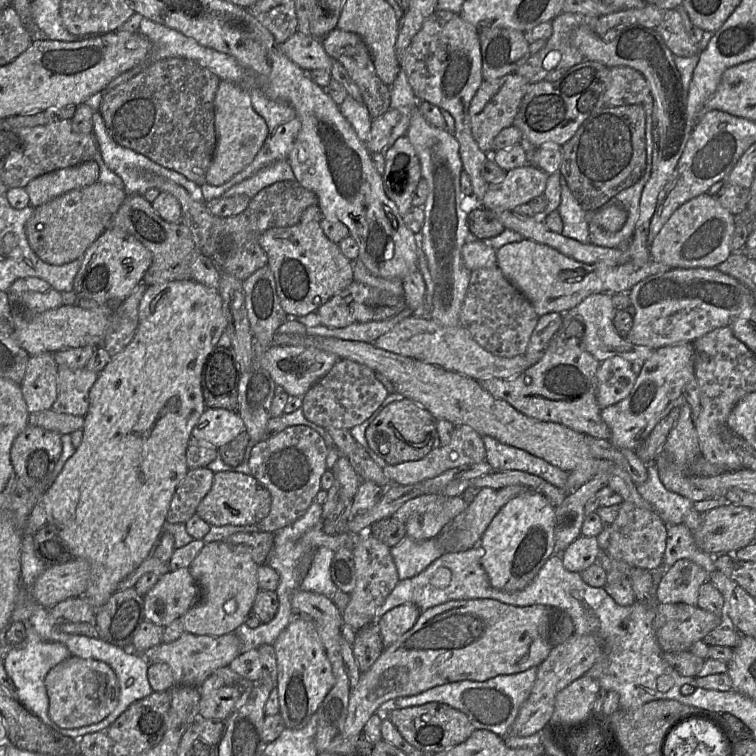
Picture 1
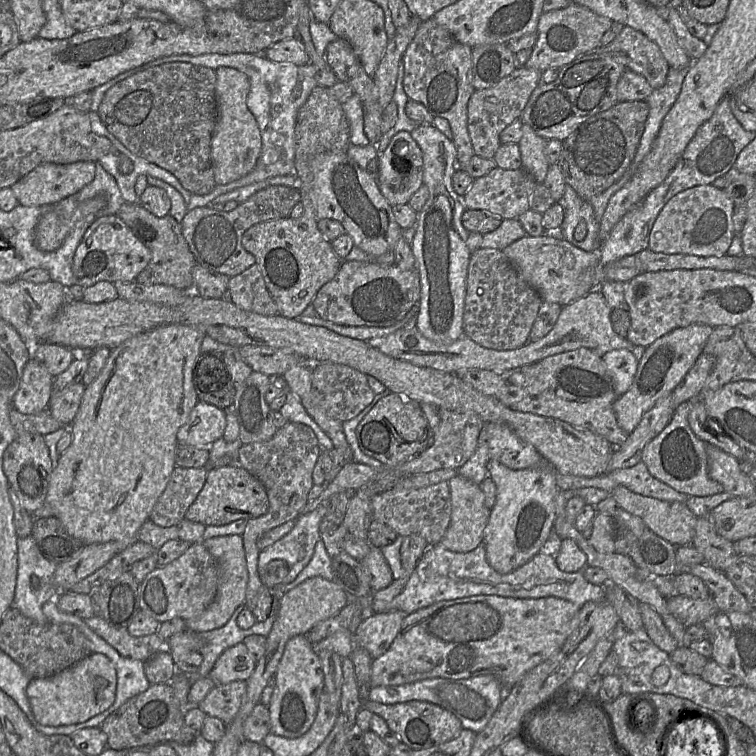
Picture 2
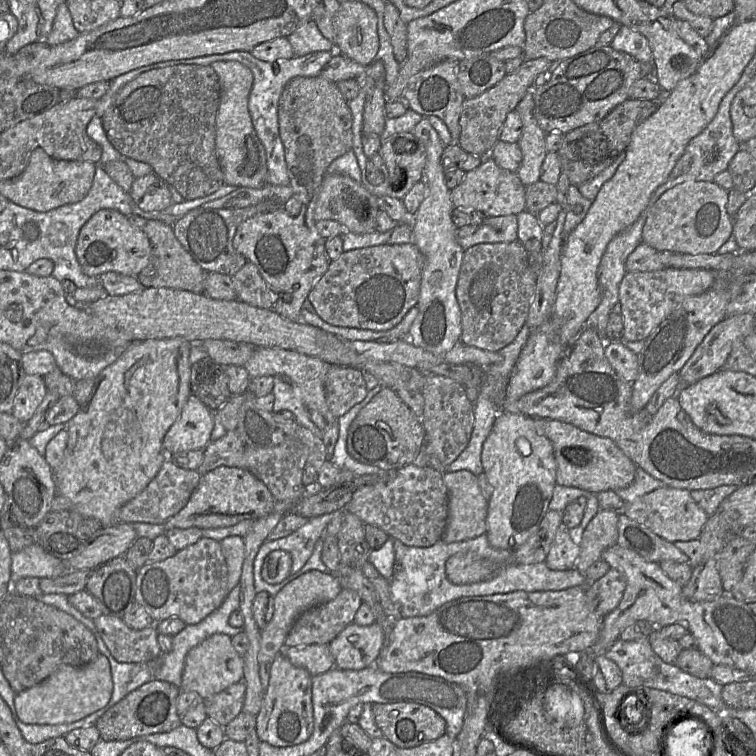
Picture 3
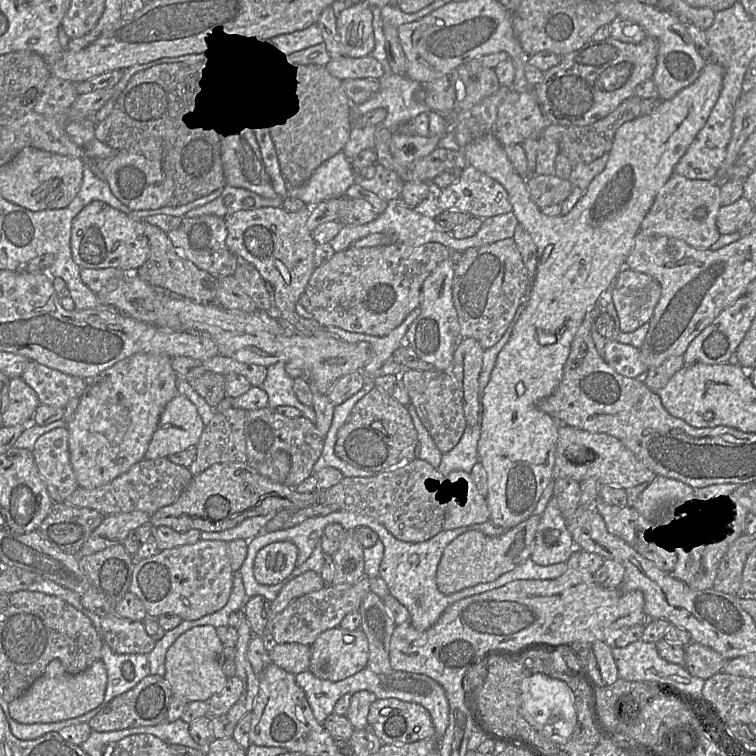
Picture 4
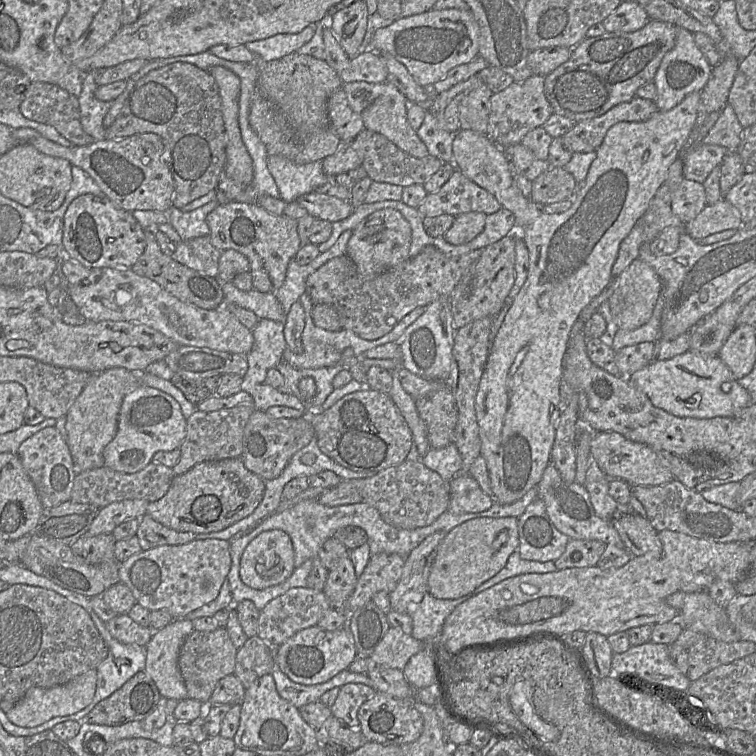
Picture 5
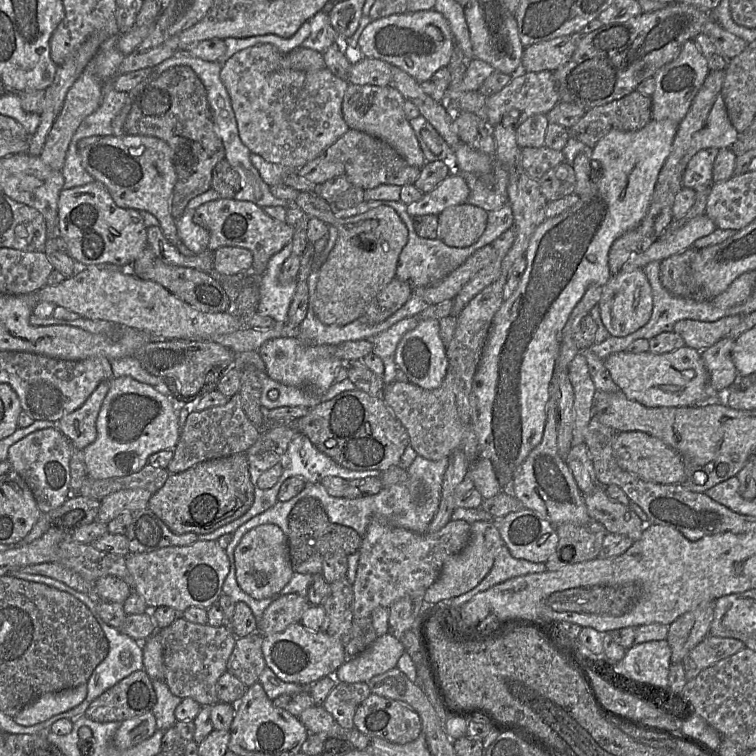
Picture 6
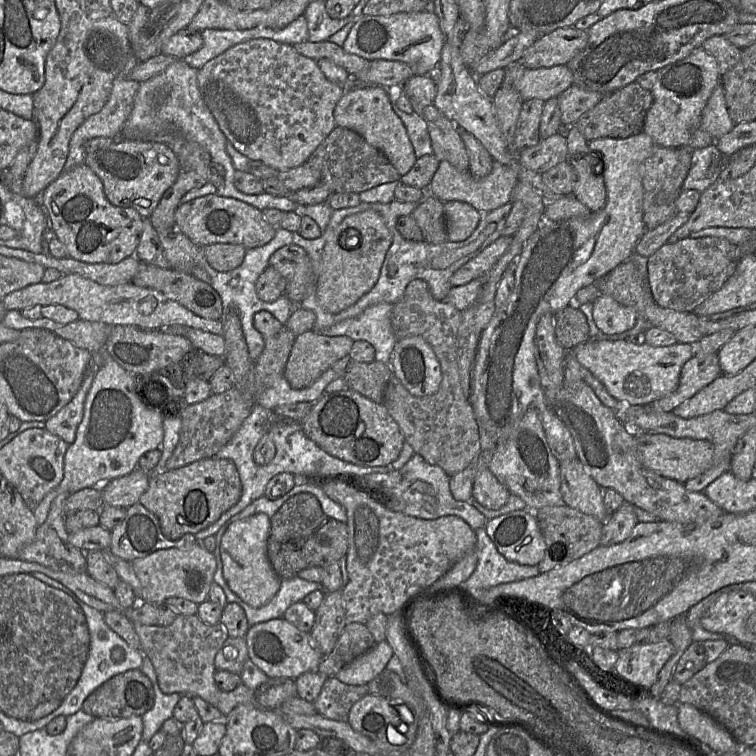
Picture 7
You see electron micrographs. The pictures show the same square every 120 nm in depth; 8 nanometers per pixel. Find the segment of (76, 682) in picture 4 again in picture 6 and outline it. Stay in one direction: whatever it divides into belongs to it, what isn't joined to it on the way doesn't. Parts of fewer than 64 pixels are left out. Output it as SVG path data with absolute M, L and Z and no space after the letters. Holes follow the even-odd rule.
M87 685L46 693L23 708L12 719L19 725L32 726L78 706L87 695Z

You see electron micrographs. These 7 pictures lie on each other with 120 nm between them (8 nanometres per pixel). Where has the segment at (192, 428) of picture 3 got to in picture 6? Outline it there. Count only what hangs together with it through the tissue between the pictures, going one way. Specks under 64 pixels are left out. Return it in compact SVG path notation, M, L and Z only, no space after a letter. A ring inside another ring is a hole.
M130 376L113 377L97 416L97 437L82 450L86 477L105 479L127 476L141 470L151 454L173 450L181 427L172 397Z

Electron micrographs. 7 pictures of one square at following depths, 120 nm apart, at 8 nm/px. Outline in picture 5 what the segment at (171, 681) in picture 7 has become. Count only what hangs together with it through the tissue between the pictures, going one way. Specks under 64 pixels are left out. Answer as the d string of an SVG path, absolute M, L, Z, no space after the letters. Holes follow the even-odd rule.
M224 627L214 631L194 630L182 644L178 657L188 699L208 705L218 682L225 676L234 674L237 650Z

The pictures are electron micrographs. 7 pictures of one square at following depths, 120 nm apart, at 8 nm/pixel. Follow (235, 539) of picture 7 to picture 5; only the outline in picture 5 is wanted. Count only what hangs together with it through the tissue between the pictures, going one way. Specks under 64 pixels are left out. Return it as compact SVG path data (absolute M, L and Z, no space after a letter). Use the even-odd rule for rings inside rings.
M279 529L258 534L245 548L240 560L240 578L254 589L284 582L295 569L294 549L289 535Z

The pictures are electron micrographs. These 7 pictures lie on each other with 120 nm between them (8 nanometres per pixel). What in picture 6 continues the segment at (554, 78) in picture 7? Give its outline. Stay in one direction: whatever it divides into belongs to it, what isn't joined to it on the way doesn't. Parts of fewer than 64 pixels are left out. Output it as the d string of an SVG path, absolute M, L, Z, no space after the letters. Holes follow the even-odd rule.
M520 70L512 76L504 88L486 98L487 123L490 128L493 128L504 117L511 117L513 124L517 127L532 115L547 114L559 101L559 93L552 71L528 72Z

